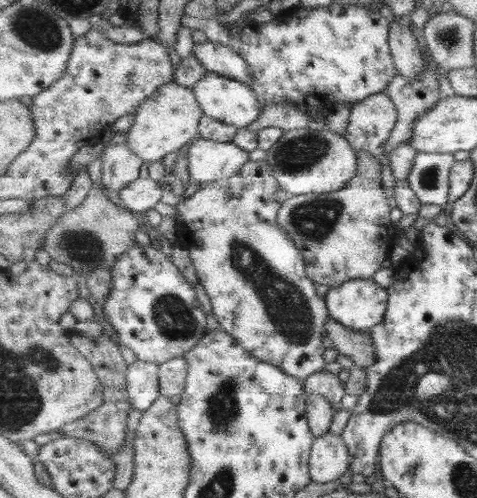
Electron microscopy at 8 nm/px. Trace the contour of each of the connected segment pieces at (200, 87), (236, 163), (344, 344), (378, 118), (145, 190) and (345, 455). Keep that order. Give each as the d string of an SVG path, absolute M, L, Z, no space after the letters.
M209 72L192 87L204 113L218 122L233 126L237 129L252 128L265 112L257 93L250 85L214 72Z
M199 139L188 150L190 178L199 184L226 180L250 161L250 153L233 143Z
M327 319L326 334L333 347L353 360L355 366L369 369L378 358L374 340L369 332L359 332L345 327L337 319Z
M386 90L379 92L377 95L371 95L370 98L363 99L362 102L353 104L348 126L344 131L344 137L354 146L355 150L369 152L379 160L381 170L383 170L383 178L380 179L380 183L386 191L394 191L395 186L390 156L388 156L389 153L386 149L397 122L398 111Z
M144 174L123 188L119 194L122 201L121 206L126 207L129 211L144 214L161 200L161 196L163 196L161 184Z
M325 433L315 438L310 456L313 482L333 482L350 470L350 448L342 435Z

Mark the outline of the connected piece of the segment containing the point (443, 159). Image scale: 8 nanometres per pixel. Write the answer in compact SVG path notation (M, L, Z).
M418 152L407 178L423 205L434 204L443 208L450 202L451 172L456 163L453 154Z

